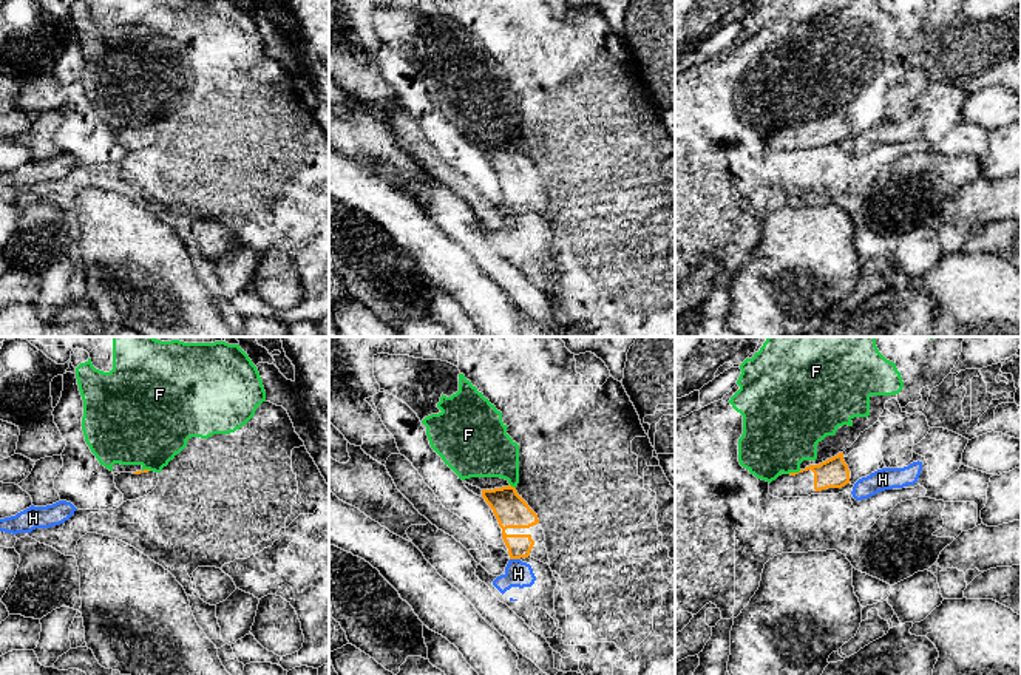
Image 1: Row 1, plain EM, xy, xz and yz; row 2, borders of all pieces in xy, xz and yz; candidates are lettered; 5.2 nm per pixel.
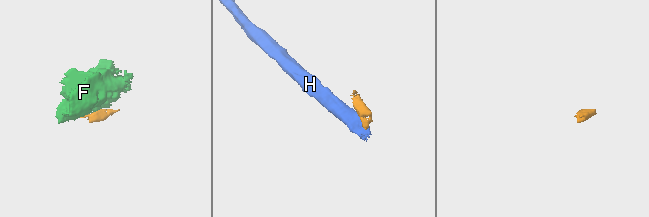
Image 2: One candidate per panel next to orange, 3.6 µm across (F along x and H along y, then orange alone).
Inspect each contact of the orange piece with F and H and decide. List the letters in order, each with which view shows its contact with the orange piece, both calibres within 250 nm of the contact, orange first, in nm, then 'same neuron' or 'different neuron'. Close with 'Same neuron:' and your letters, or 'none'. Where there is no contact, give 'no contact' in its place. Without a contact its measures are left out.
F: meets orange in yz; 160 nm thick on the orange side, 400 nm on the other; different neuron
H: meets orange in xz; 180 nm thick on the orange side, 140 nm on the other; different neuron
Same neuron: none

